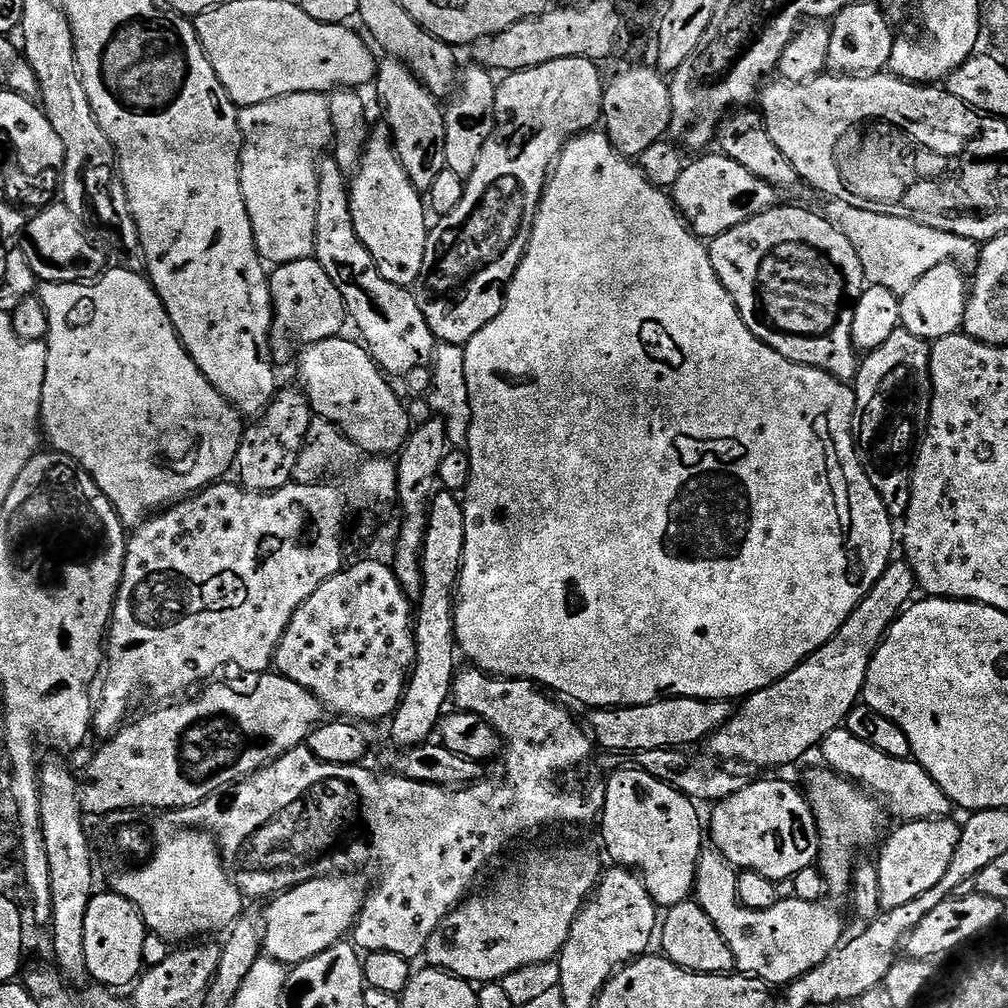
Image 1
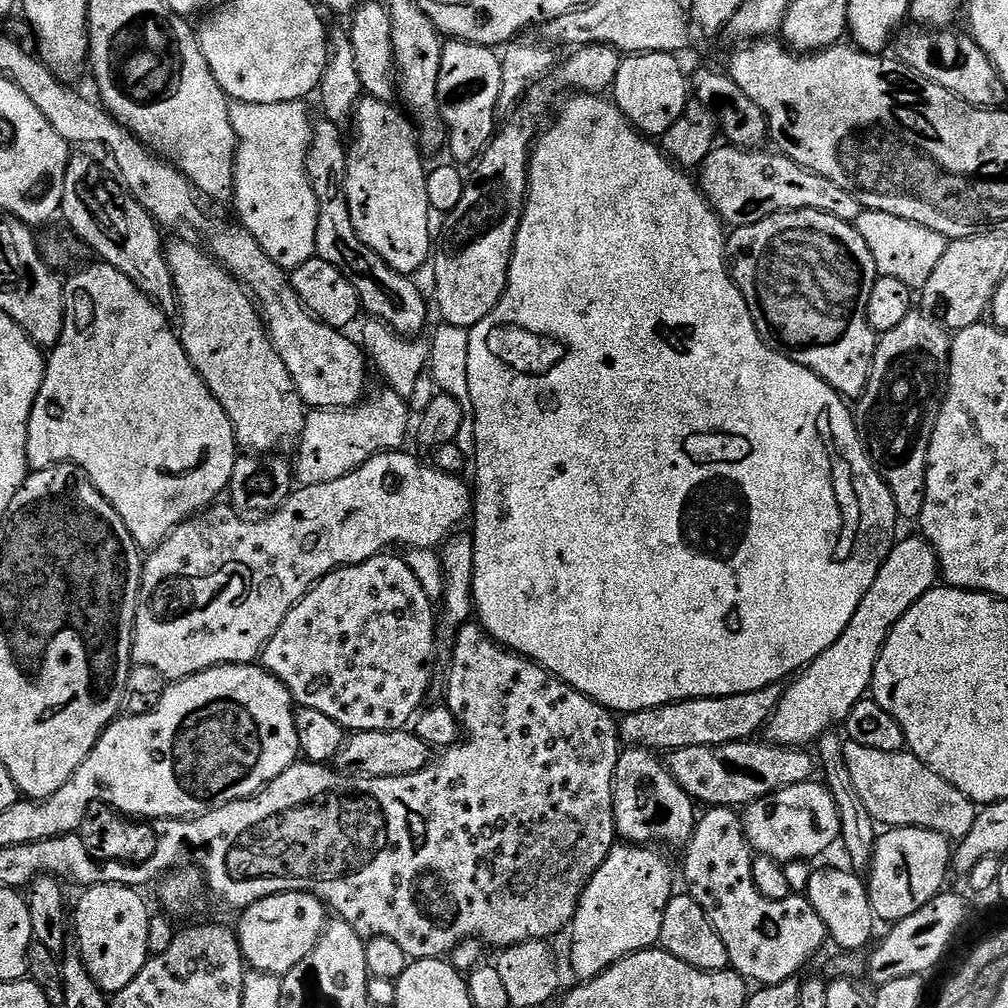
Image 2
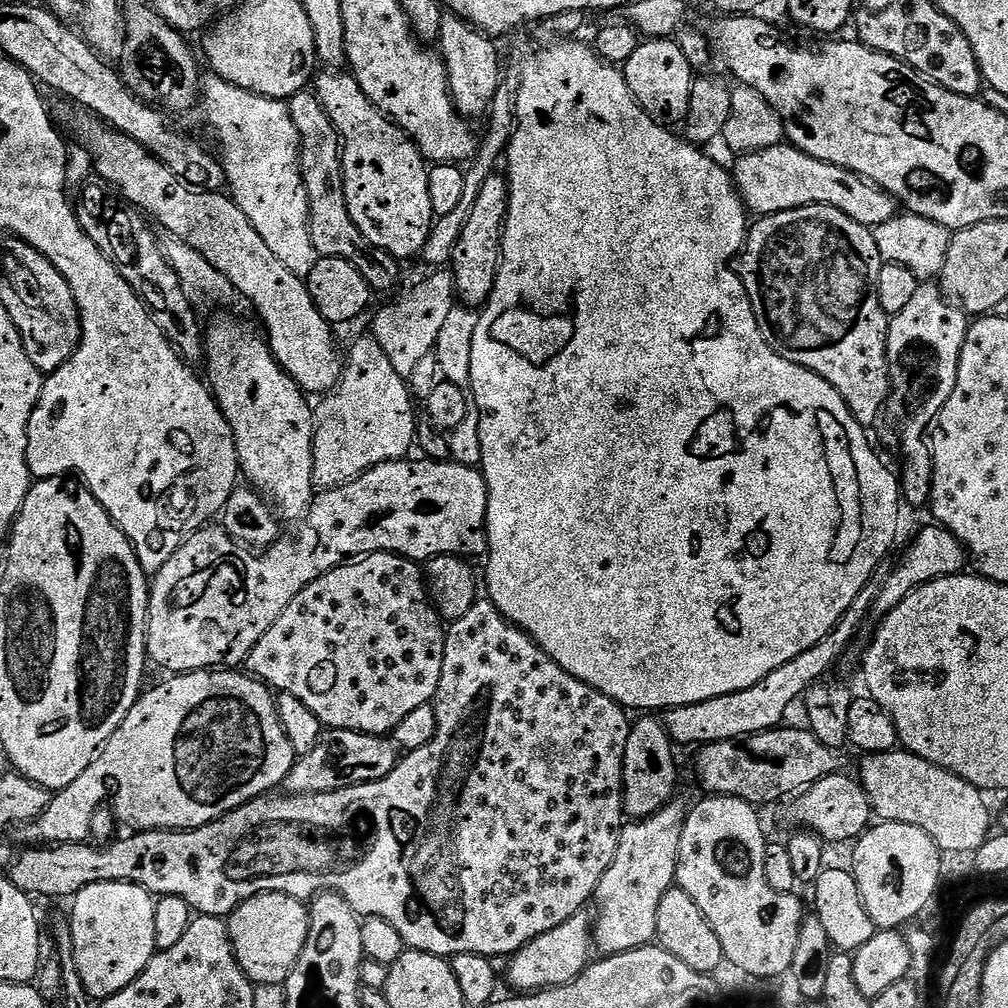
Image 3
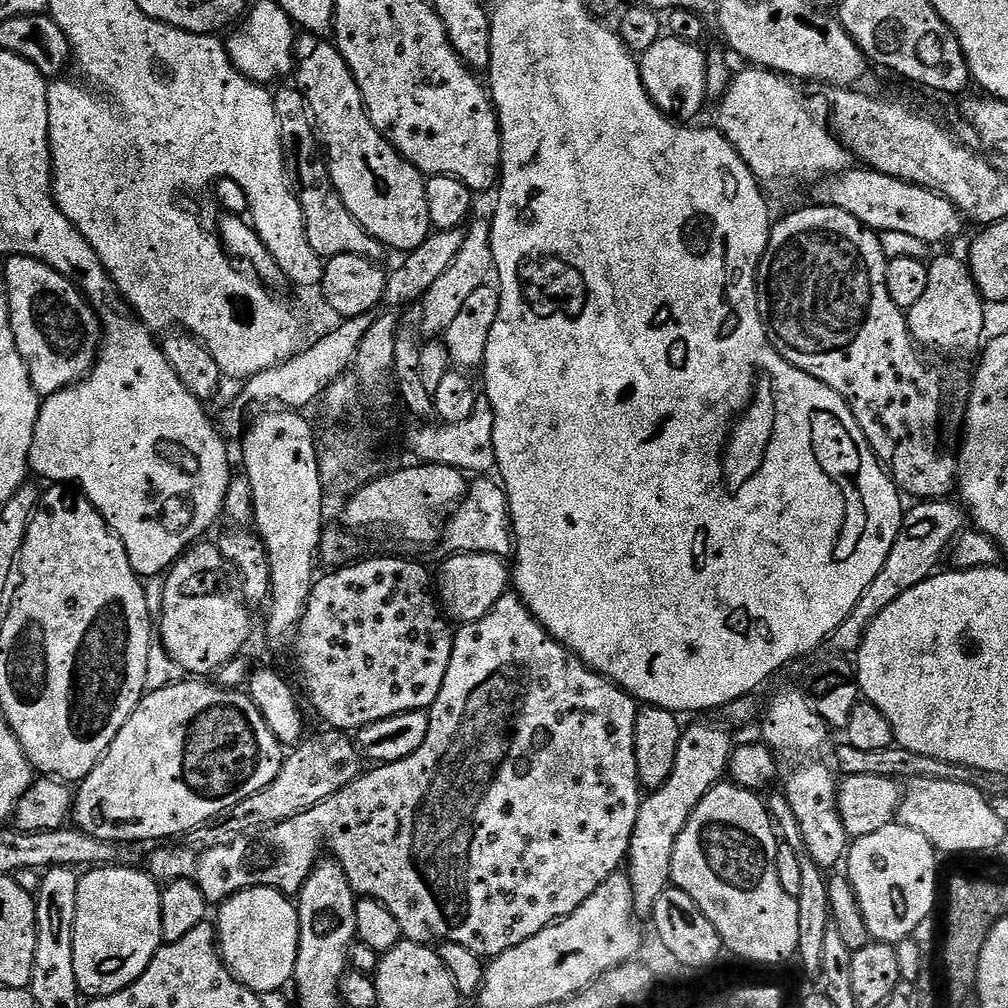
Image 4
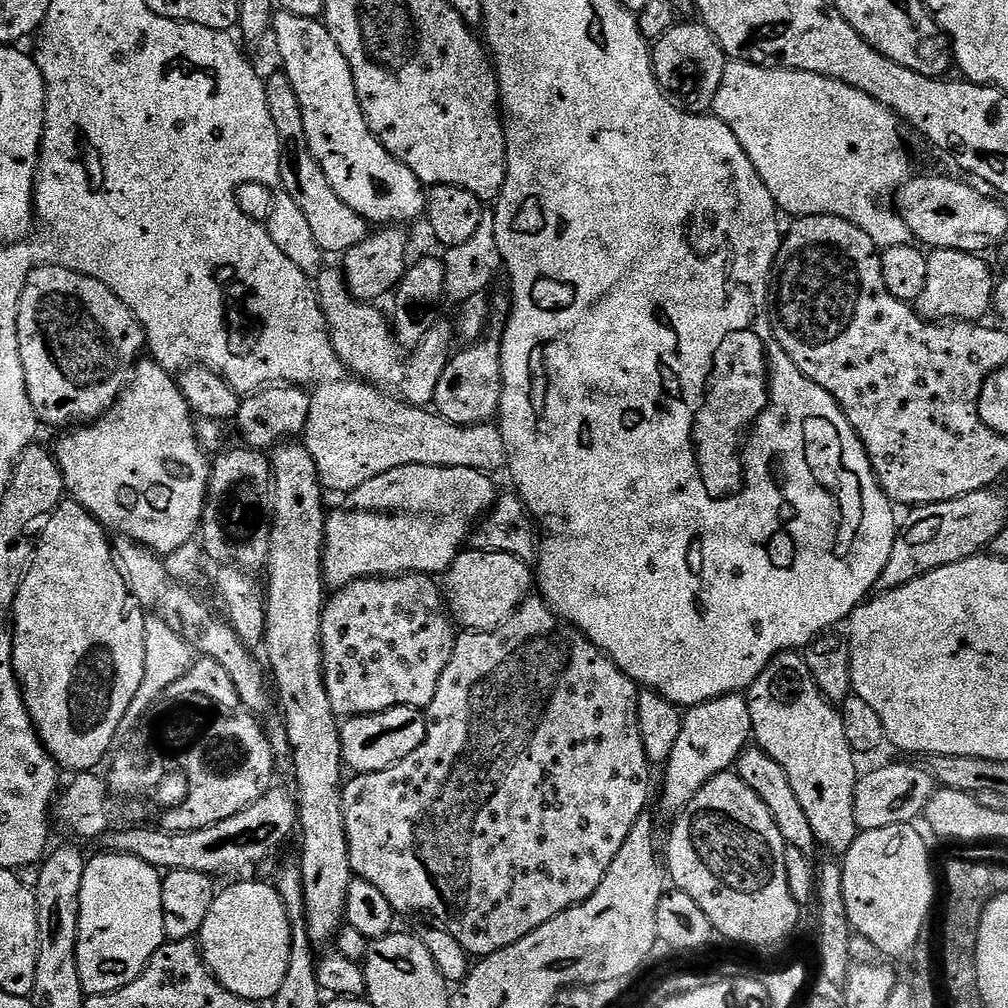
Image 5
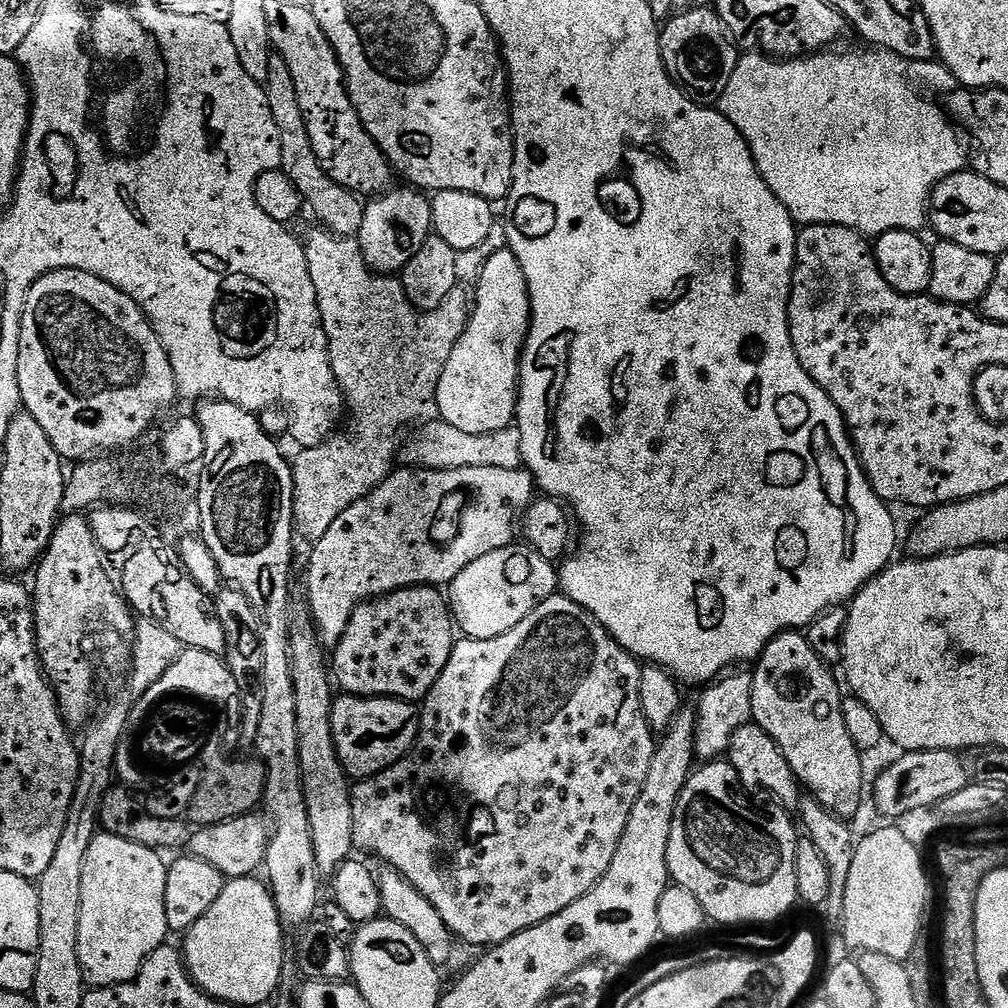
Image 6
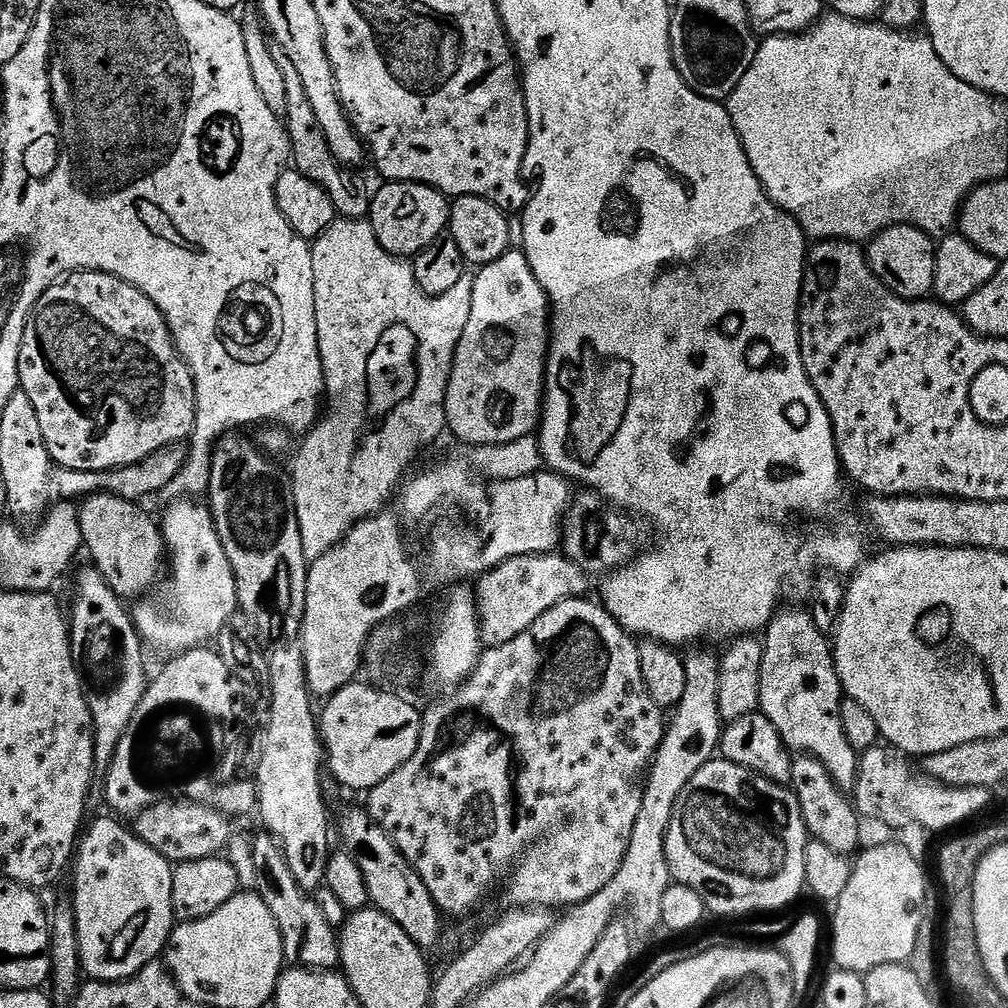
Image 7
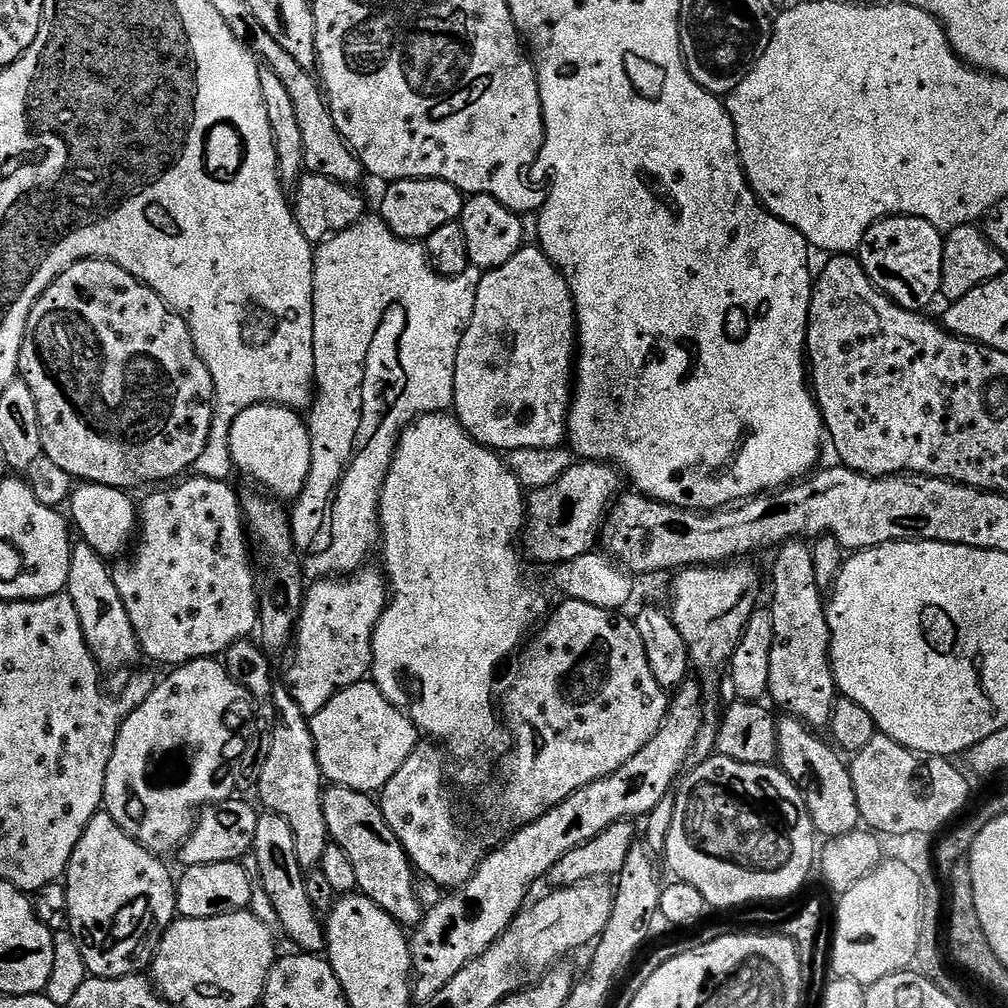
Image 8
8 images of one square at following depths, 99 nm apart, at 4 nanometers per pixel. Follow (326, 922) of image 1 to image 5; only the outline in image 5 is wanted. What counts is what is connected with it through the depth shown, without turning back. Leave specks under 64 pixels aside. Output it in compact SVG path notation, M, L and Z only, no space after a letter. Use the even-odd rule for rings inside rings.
M244 880L240 888L232 884L210 906L198 943L204 965L230 994L257 1002L271 1001L278 994L278 986L282 986L282 978L286 978L286 966L290 966L292 927L286 918L286 906L282 906L282 898L271 883Z

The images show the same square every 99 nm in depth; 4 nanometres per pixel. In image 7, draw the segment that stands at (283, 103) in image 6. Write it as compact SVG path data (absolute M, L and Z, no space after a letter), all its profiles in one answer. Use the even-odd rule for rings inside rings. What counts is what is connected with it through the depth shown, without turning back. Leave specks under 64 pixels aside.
M274 51L274 62L278 62L283 77L286 78L286 106L288 113L283 116L284 126L288 133L290 160L300 173L310 182L322 186L326 194L330 194L330 202L334 202L337 217L345 220L362 220L370 212L370 192L356 176L351 176L349 169L339 164L330 154L330 146L326 142L326 134L322 134L322 126L318 126L318 117L310 106L310 98L306 98L306 89L302 86L302 78L298 78L298 70L294 70L294 62L286 58L286 54Z

